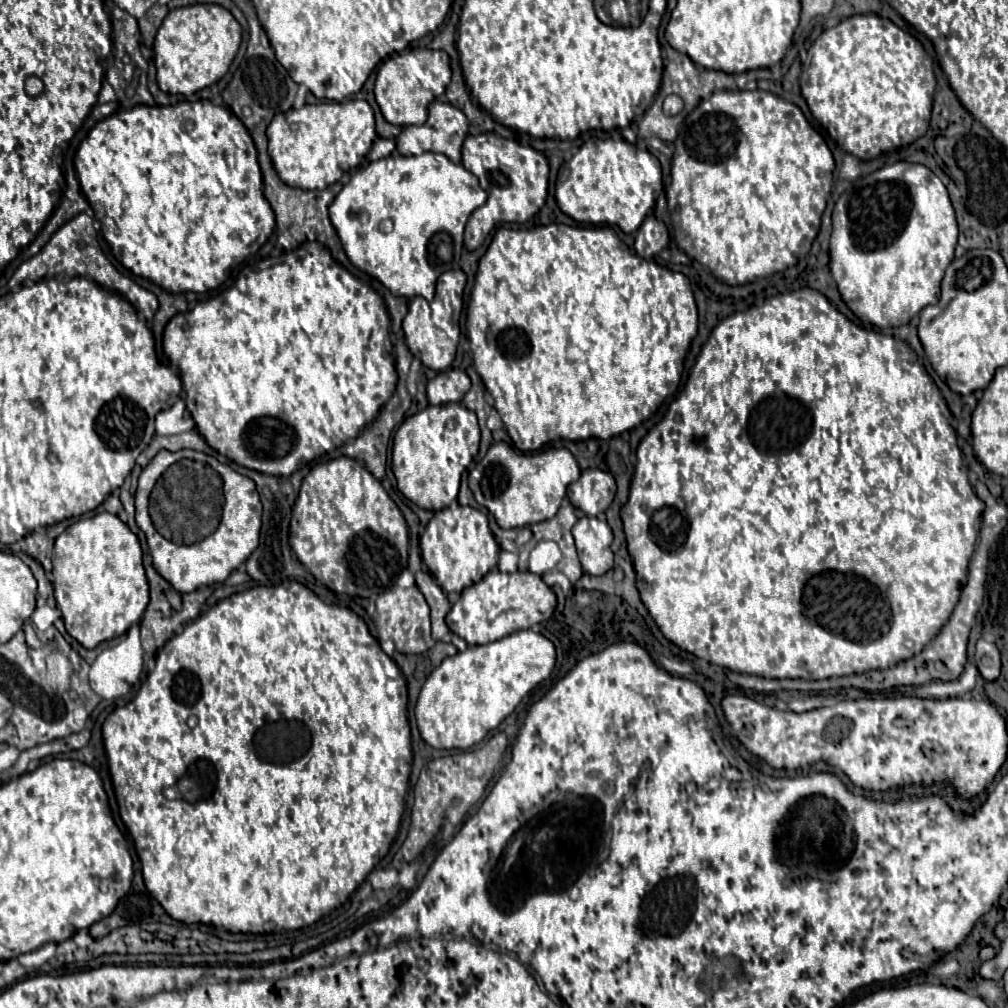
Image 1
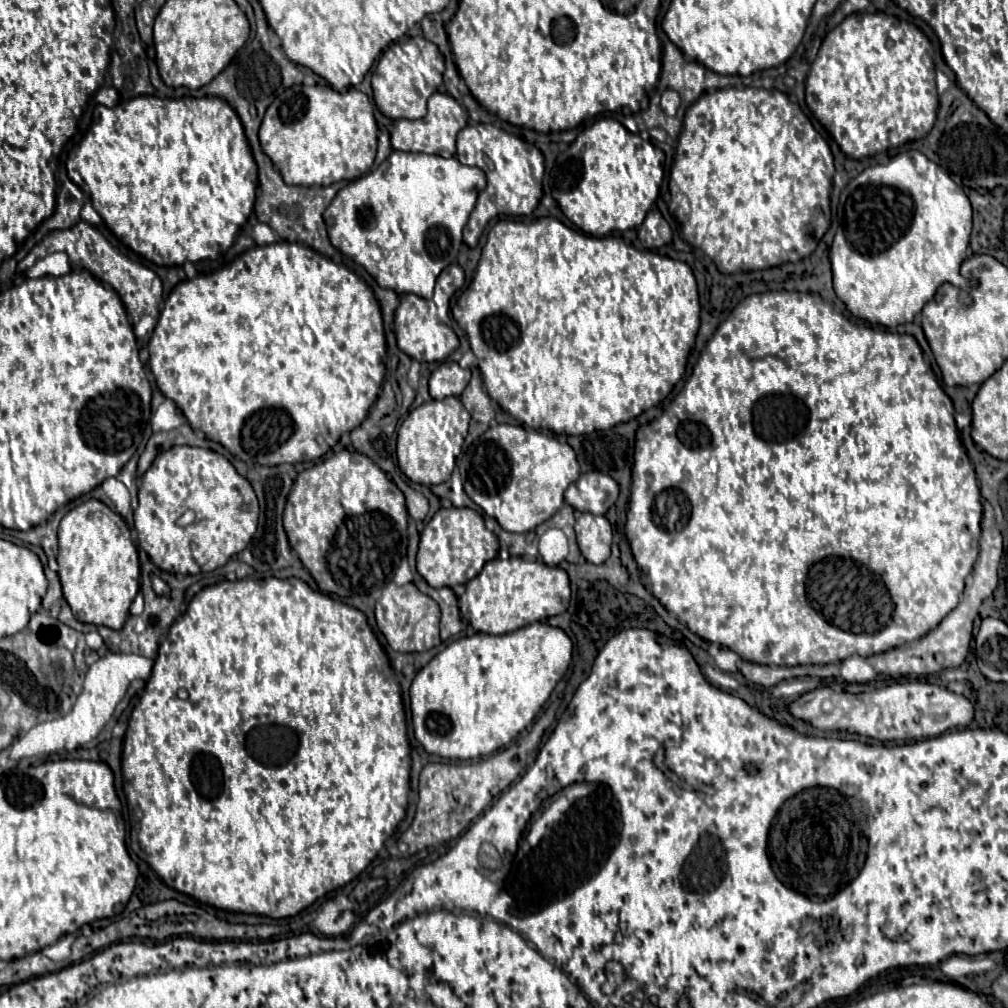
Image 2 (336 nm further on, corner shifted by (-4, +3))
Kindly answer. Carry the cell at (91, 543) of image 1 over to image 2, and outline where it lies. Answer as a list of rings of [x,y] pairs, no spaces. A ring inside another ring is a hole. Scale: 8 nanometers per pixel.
[[[97,499],[71,509],[60,521],[57,563],[63,597],[77,621],[119,631],[129,617],[129,607],[139,593],[141,579],[137,549],[121,515]]]

